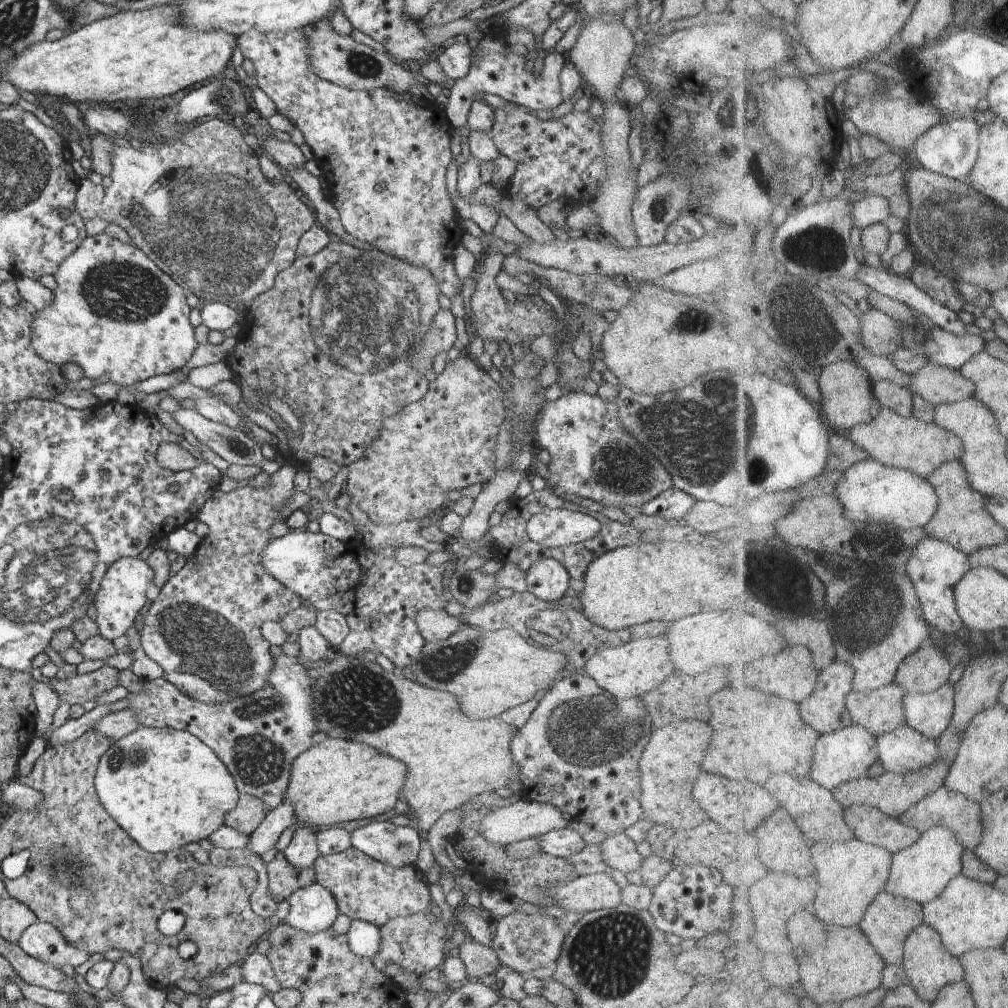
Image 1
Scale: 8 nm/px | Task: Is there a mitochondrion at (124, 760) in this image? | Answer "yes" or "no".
yes

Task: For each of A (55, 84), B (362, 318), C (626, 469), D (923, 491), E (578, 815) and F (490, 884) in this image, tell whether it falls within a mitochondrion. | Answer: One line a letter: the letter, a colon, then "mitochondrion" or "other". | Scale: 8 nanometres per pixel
A: other
B: mitochondrion
C: mitochondrion
D: other
E: other
F: other

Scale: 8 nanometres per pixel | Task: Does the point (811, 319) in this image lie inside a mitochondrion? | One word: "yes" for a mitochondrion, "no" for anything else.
yes

